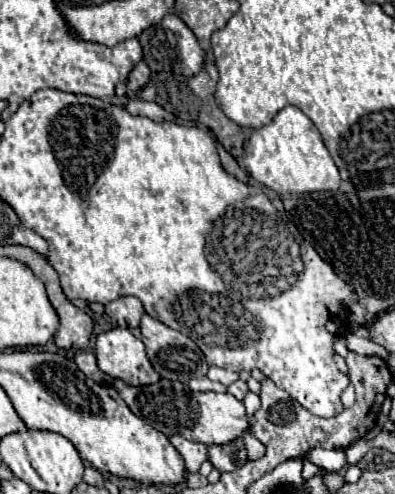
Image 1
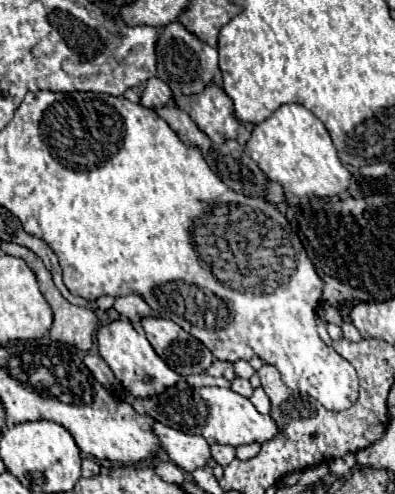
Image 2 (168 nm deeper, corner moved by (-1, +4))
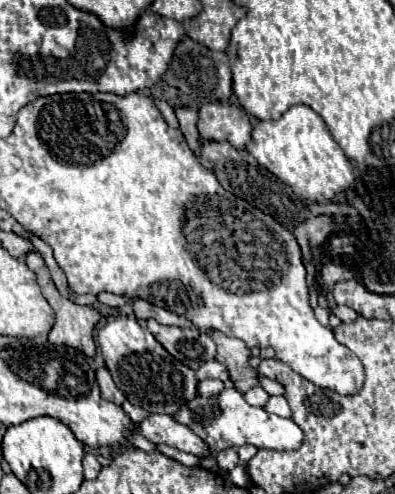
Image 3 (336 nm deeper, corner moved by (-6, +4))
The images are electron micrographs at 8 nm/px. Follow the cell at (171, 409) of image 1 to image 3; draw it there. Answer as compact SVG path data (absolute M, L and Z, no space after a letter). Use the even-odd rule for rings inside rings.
M235 388L223 390L215 400L195 396L175 414L175 420L189 426L207 444L213 456L225 448L235 448L243 444L253 444L257 448L271 450L297 450L303 444L303 430L291 418L281 418L277 414L265 412L263 408L247 404L243 394Z

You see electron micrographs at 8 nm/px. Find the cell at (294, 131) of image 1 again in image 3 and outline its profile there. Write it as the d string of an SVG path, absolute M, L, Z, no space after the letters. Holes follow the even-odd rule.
M303 104L291 106L279 120L259 122L253 128L247 152L263 168L267 168L287 186L291 186L291 190L299 198L311 202L329 202L335 194L347 190L355 180L351 162L347 160L339 144L333 140L323 118Z

